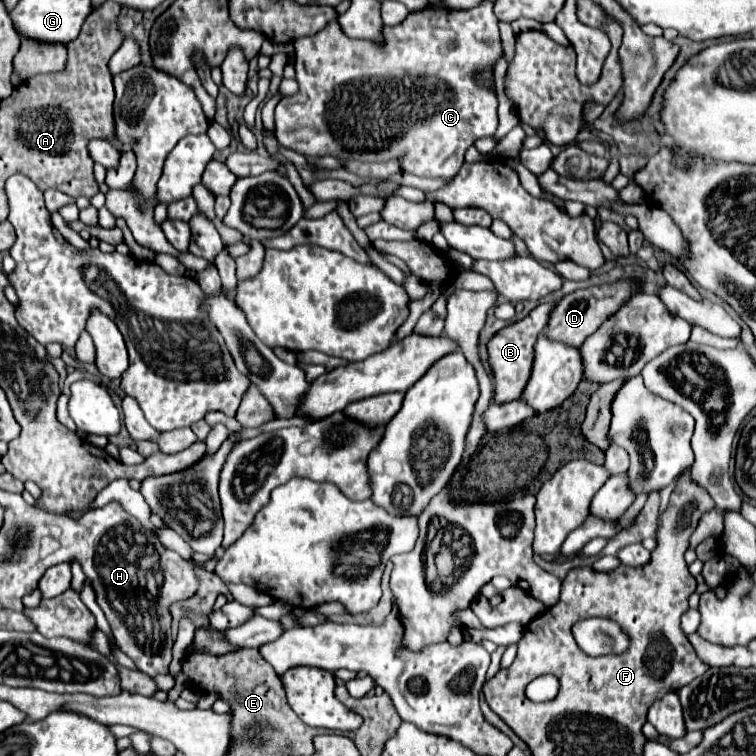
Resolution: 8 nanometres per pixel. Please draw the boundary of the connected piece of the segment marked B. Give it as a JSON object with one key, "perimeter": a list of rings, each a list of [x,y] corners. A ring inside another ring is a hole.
{"perimeter":[[[554,303],[538,305],[524,319],[500,329],[490,339],[490,343],[488,343],[488,365],[490,365],[494,381],[496,381],[492,403],[500,403],[502,405],[502,403],[518,399],[518,395],[522,393],[522,387],[526,385],[526,379],[530,377],[530,363],[532,363],[532,357],[534,357],[534,343],[536,343],[538,335],[546,327],[546,319],[548,319],[550,307],[554,307]]]}

